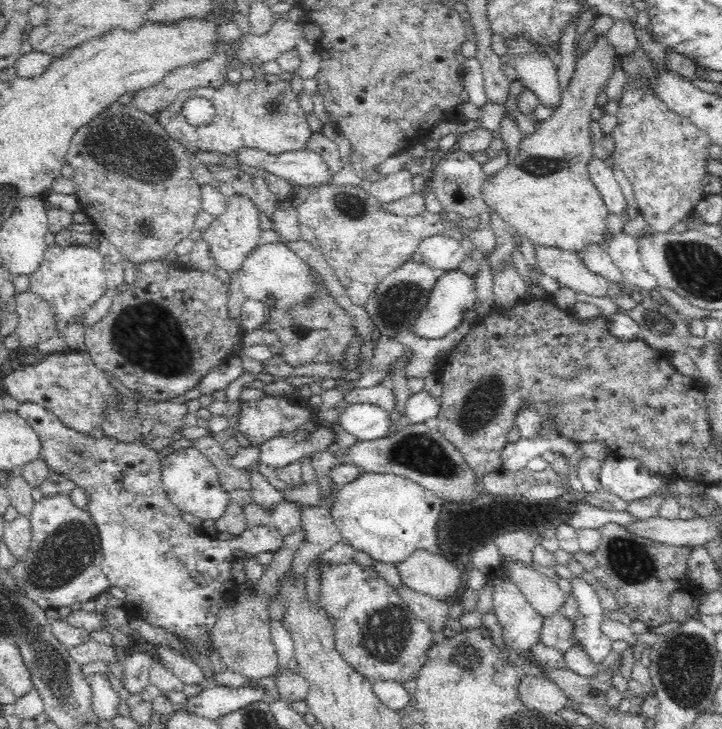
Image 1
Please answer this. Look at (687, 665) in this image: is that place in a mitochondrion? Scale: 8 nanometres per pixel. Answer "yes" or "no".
yes

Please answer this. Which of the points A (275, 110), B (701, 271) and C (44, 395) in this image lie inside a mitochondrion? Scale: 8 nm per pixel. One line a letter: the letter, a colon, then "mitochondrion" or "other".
A: mitochondrion
B: mitochondrion
C: other

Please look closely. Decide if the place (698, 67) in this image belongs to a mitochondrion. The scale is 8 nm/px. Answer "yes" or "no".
no

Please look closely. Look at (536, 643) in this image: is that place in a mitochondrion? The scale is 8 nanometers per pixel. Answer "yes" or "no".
no

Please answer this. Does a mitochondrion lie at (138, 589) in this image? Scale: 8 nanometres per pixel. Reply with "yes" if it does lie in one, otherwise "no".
no

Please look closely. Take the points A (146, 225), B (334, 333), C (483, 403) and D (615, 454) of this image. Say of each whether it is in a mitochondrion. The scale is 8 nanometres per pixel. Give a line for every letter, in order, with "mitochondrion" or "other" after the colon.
A: mitochondrion
B: mitochondrion
C: mitochondrion
D: other

